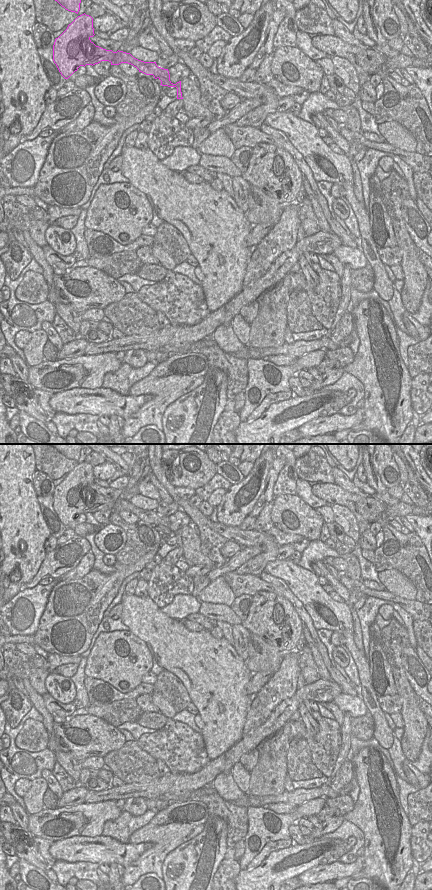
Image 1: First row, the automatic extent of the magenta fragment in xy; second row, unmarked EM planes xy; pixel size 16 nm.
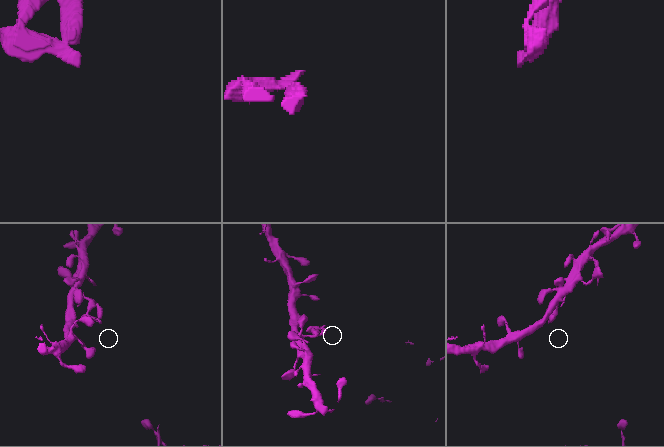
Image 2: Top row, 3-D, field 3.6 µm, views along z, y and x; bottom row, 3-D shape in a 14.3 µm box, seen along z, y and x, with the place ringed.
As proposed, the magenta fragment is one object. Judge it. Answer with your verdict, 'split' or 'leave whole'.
leave whole

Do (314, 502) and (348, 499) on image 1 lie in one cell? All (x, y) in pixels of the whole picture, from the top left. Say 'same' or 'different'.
different

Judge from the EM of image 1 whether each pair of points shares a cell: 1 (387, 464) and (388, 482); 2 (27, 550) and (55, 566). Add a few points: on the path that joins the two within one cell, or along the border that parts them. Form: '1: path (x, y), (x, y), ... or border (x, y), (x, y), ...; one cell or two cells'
1: path (387, 468), (387, 478); one cell
2: border (46, 553), (37, 573), (31, 579); two cells

